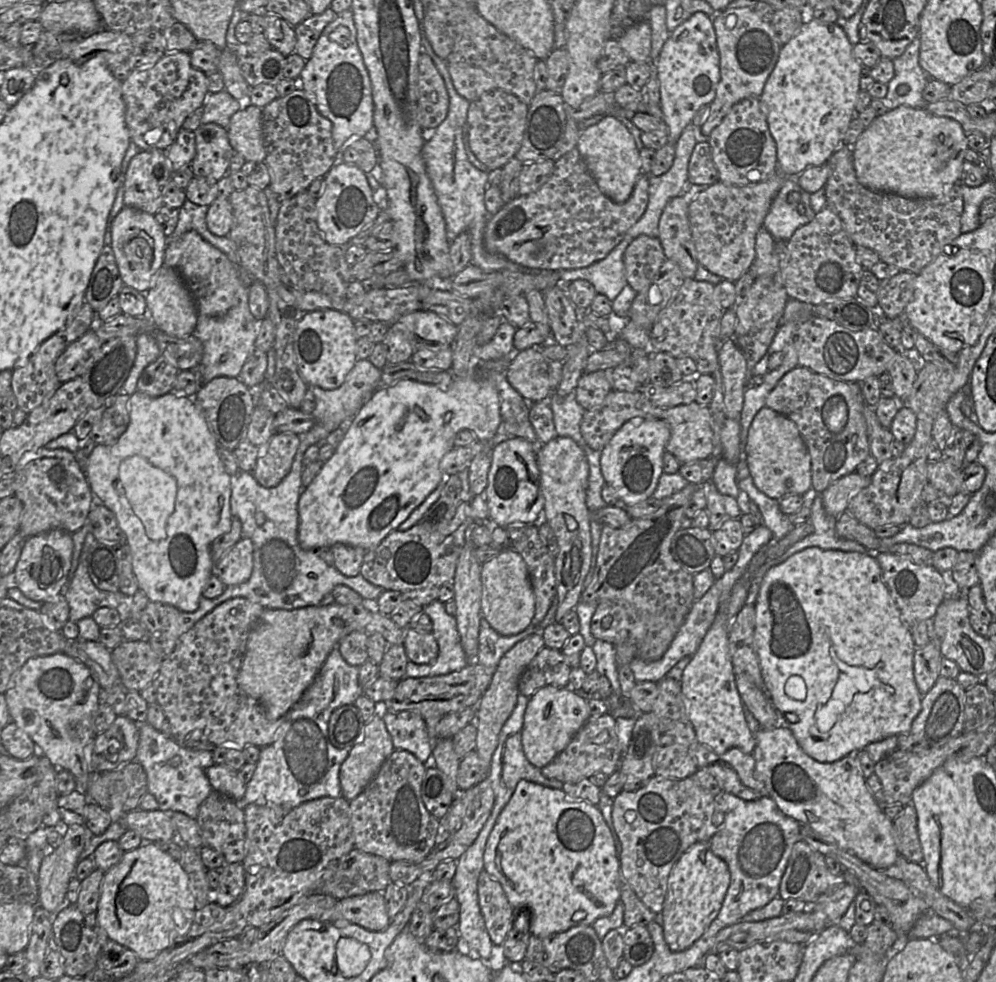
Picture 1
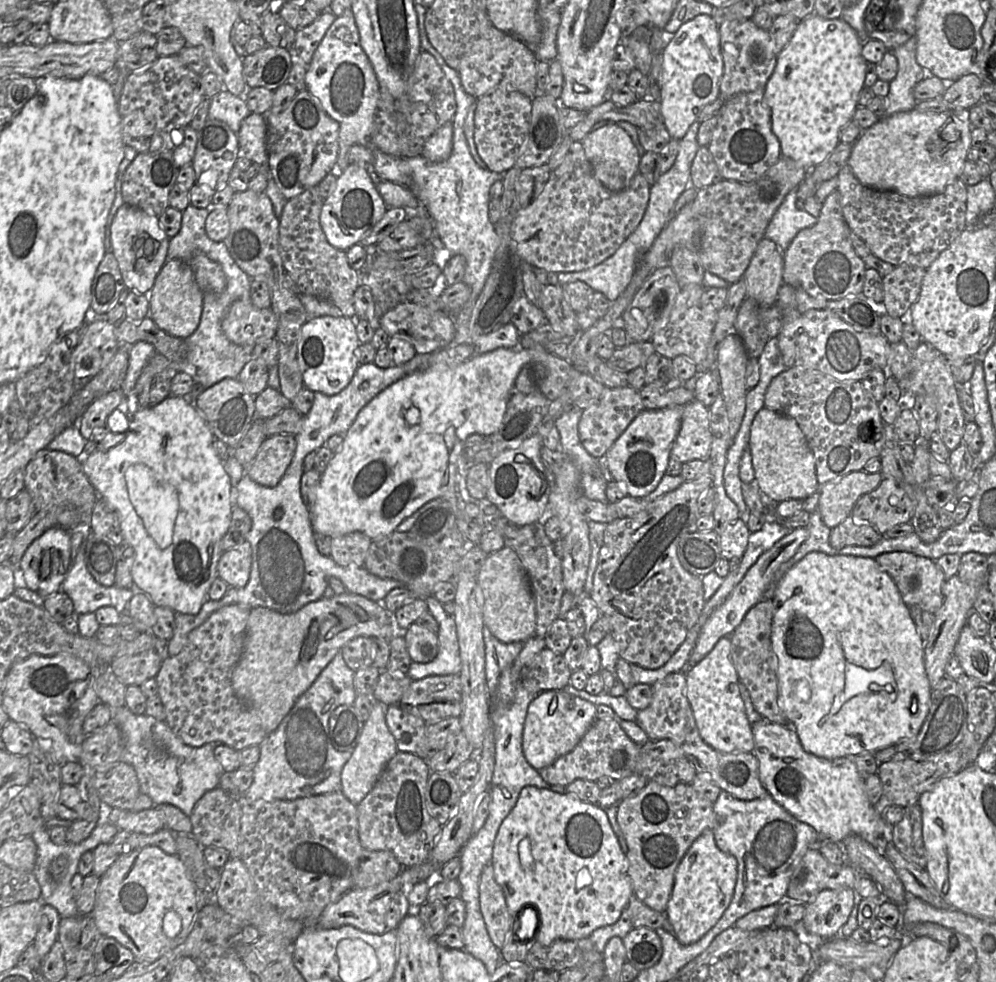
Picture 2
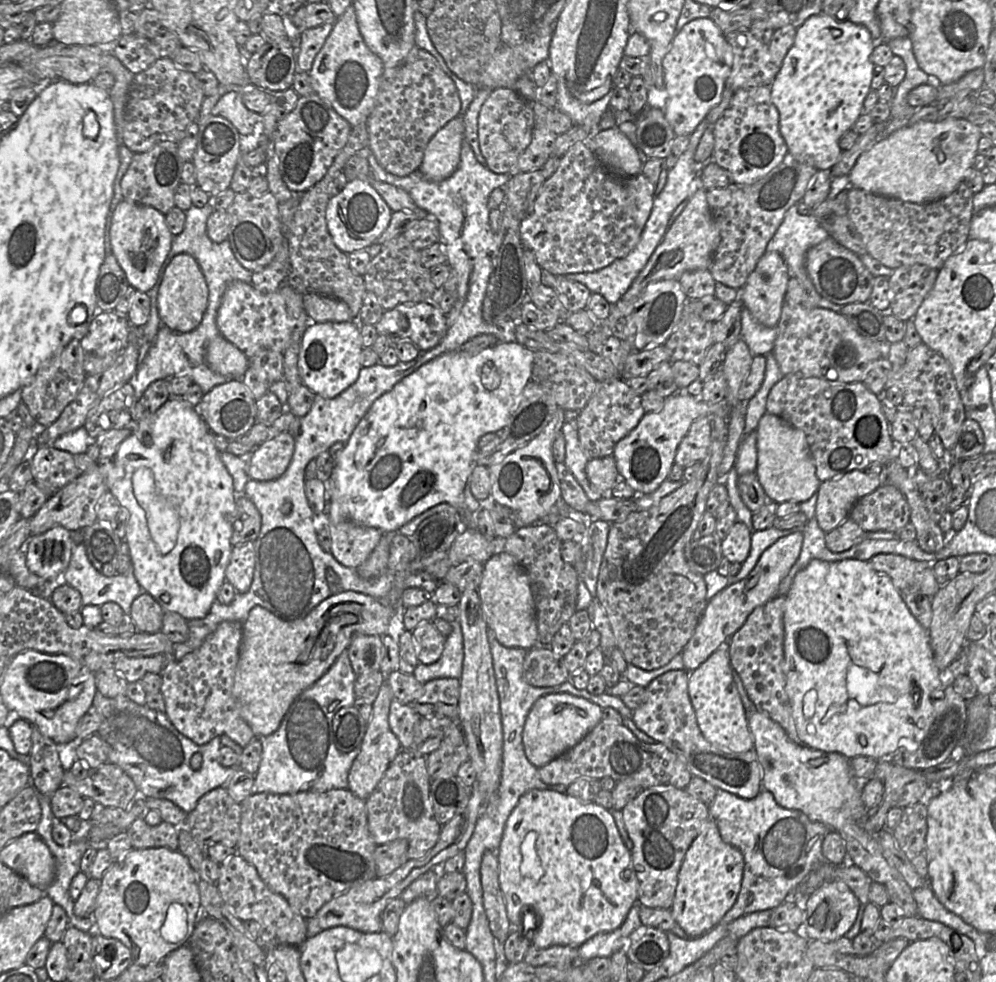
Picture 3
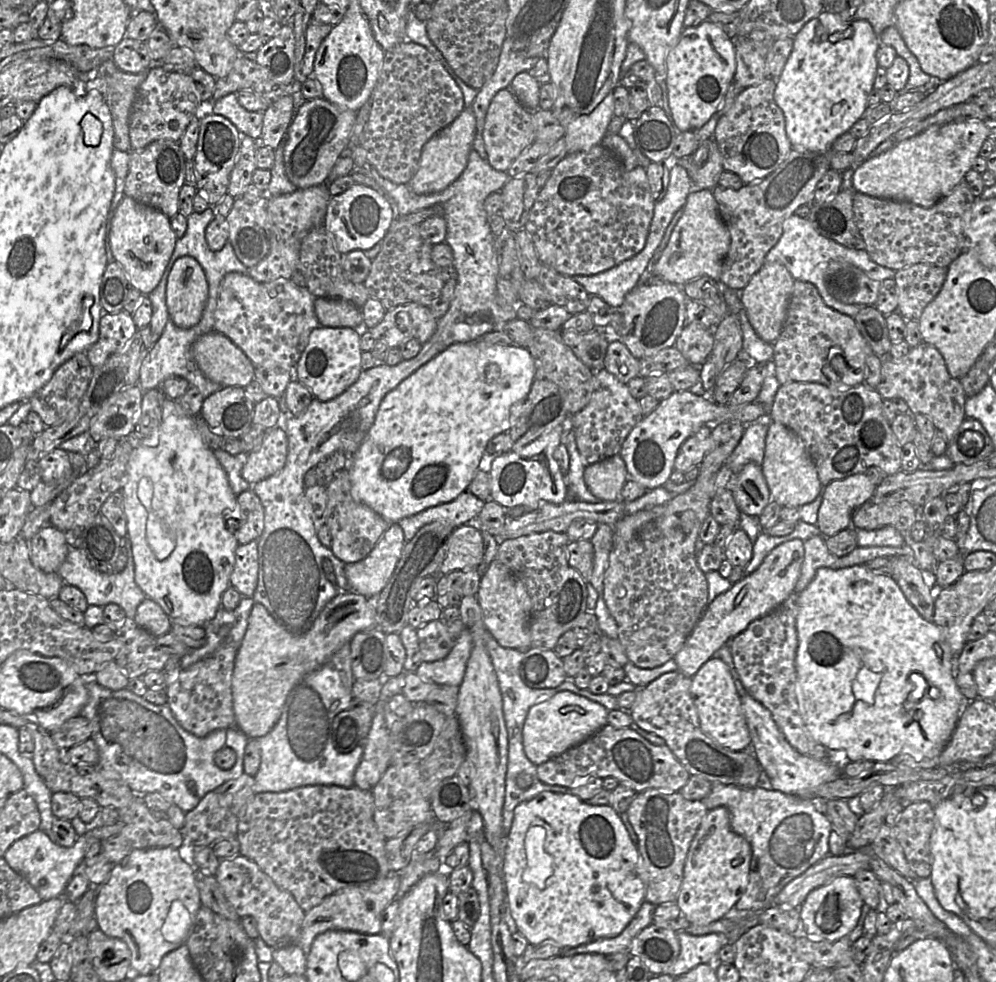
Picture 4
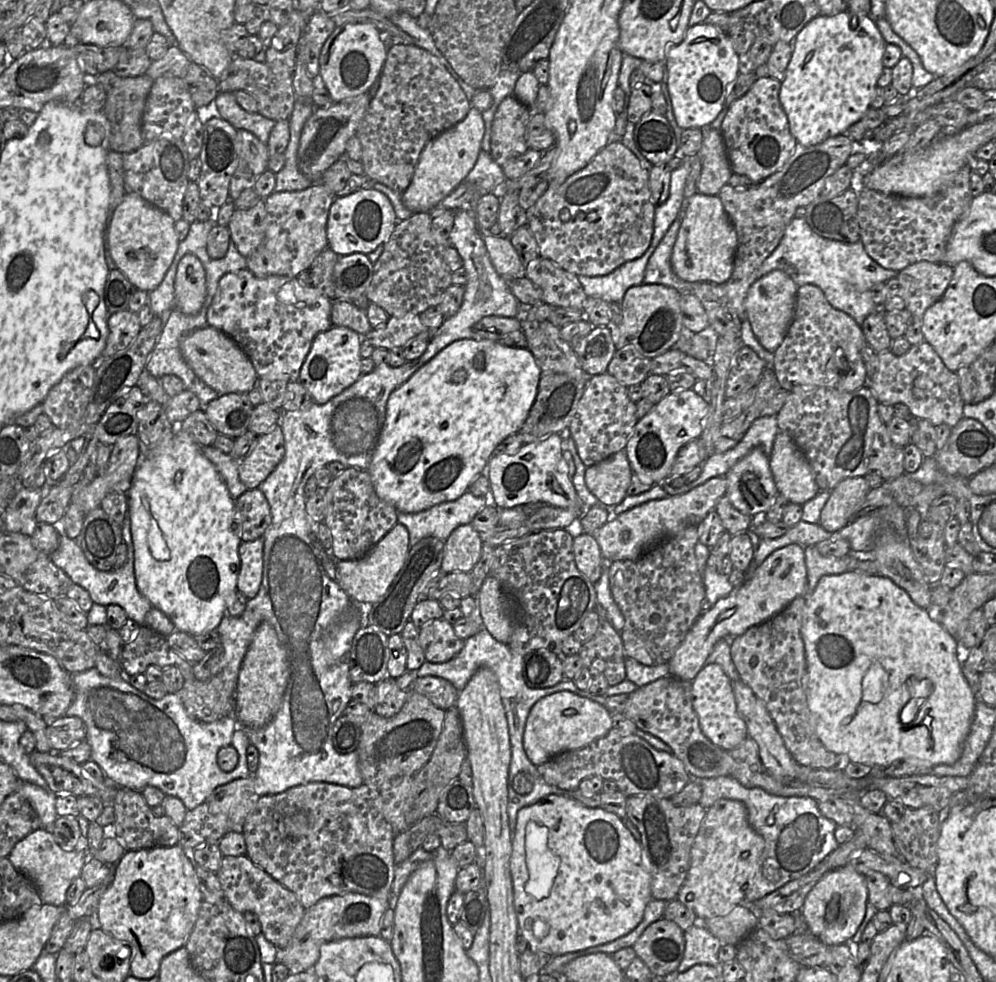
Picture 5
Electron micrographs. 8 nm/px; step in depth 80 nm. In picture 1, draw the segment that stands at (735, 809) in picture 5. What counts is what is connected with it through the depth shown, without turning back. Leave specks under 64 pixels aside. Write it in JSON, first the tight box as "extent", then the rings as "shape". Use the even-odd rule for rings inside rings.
{"extent":[659,842,730,951],"shape":[[[697,842],[684,852],[671,870],[667,895],[659,914],[670,950],[684,951],[705,933],[722,908],[730,881],[728,865],[713,853],[710,842]]]}

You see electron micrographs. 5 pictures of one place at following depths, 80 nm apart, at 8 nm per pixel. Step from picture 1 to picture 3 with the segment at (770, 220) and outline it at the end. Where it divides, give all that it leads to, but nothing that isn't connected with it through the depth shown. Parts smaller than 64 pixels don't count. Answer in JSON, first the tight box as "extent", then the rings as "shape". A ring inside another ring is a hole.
{"extent":[766,204,843,313],"shape":[[[794,204],[786,211],[782,223],[778,227],[773,237],[768,242],[766,251],[775,251],[782,256],[789,269],[790,277],[795,277],[801,282],[804,289],[806,289],[809,295],[812,297],[813,304],[814,301],[818,301],[818,307],[840,313],[843,305],[835,304],[828,299],[822,297],[816,291],[805,268],[805,257],[807,251],[813,246],[819,244],[820,242],[828,238],[829,234],[820,226],[820,224],[811,214],[799,214],[797,212],[797,207],[797,204]]]}

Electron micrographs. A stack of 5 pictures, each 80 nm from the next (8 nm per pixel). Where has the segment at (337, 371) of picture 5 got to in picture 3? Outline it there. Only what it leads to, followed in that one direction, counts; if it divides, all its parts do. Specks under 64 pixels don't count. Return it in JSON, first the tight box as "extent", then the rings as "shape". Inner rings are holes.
{"extent":[298,320,362,398],"shape":[[[357,320],[311,323],[301,339],[298,369],[302,383],[324,398],[338,396],[358,379],[362,368],[362,349]]]}

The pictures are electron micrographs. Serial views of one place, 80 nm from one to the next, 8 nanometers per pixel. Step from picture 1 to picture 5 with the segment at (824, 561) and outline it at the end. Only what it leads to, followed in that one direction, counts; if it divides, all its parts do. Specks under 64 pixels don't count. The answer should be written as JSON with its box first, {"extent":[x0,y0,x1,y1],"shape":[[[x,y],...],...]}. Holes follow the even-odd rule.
{"extent":[801,571,977,769],"shape":[[[846,571],[836,575],[824,575],[820,578],[815,589],[807,596],[805,602],[801,636],[805,646],[806,672],[802,678],[802,685],[808,708],[814,716],[816,736],[824,747],[836,755],[847,755],[852,763],[865,764],[872,768],[885,769],[895,761],[907,758],[922,760],[932,766],[954,764],[962,754],[963,743],[970,731],[977,700],[962,673],[962,665],[957,655],[958,641],[946,631],[937,619],[930,617],[927,609],[917,606],[904,589],[897,586],[890,578],[878,574]],[[909,679],[929,680],[931,693],[928,697],[918,700],[916,715],[910,726],[905,726],[900,722],[899,716],[907,704],[911,692],[916,689],[910,683],[907,684]]]}

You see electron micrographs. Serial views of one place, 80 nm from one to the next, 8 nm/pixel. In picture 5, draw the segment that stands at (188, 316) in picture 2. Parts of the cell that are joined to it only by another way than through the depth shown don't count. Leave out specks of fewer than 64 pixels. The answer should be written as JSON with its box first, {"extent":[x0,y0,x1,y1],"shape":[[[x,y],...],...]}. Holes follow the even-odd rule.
{"extent":[174,253,206,315],"shape":[[[187,253],[179,261],[174,282],[175,307],[186,315],[197,314],[206,299],[206,274],[201,261]]]}

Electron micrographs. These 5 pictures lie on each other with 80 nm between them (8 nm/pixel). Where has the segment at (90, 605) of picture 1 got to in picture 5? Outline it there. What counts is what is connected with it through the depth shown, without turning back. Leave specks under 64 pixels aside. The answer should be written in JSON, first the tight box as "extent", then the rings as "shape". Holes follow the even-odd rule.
{"extent":[49,512,153,626],"shape":[[[127,512],[123,529],[123,541],[128,548],[128,557],[125,565],[112,572],[104,572],[94,568],[85,557],[82,549],[76,540],[72,540],[65,535],[60,536],[58,548],[49,555],[51,561],[61,570],[63,570],[73,581],[74,584],[81,586],[91,596],[95,604],[108,606],[116,604],[122,607],[128,618],[134,620],[140,626],[145,625],[145,616],[153,607],[149,600],[145,598],[137,589],[134,572],[134,545],[131,533],[131,522]]]}

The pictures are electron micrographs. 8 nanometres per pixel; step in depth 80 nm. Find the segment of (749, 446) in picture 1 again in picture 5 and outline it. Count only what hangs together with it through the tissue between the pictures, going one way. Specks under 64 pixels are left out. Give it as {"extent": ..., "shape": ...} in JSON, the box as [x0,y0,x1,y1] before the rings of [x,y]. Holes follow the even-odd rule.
{"extent":[769,432,821,505],"shape":[[[777,432],[769,462],[779,495],[790,503],[803,505],[821,491],[808,460],[787,433]]]}

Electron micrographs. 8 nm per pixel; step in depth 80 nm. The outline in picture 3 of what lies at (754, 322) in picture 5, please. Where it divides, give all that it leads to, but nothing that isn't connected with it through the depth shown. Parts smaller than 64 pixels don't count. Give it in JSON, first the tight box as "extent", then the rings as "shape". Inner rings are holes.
{"extent":[739,251,789,326],"shape":[[[766,251],[749,274],[739,298],[760,324],[777,326],[789,279],[789,269],[775,251]]]}

